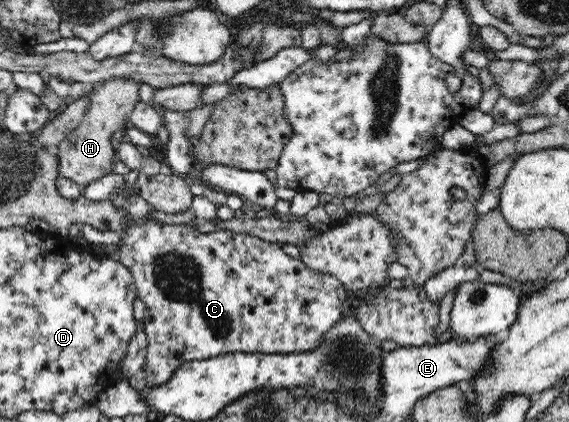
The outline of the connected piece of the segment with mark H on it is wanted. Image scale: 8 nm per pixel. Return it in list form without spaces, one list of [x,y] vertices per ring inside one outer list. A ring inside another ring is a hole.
[[[110,77],[105,81],[87,86],[89,105],[80,126],[72,130],[60,144],[57,144],[58,173],[80,186],[88,186],[92,180],[112,173],[110,166],[116,159],[113,134],[124,129],[130,111],[139,103],[140,85],[136,79]]]

